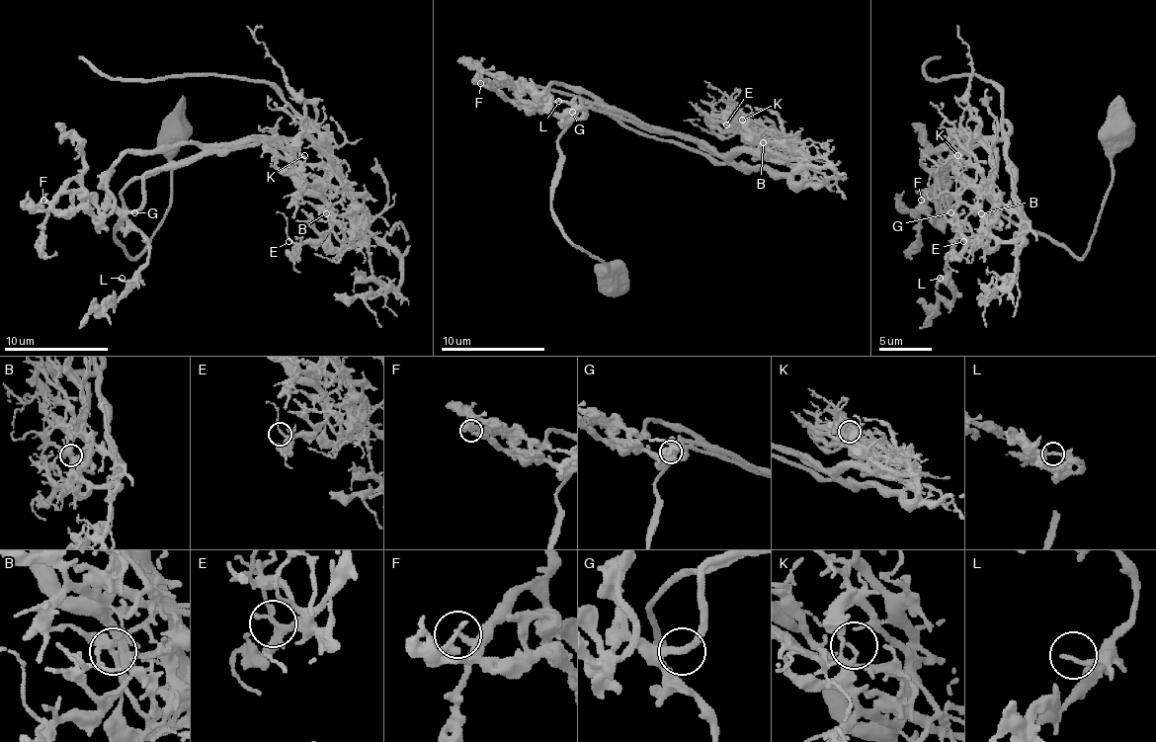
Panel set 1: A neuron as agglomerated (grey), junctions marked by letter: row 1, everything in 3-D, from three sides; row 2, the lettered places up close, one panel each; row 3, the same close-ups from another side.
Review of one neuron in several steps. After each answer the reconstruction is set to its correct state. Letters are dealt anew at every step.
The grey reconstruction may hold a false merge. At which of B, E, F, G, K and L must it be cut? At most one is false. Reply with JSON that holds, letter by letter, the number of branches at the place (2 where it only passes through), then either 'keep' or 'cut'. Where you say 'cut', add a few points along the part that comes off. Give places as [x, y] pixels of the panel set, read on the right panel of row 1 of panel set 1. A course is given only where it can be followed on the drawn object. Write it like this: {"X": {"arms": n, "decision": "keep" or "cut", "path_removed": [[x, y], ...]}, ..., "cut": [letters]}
{"B": {"arms": 2, "decision": "cut", "path_removed": [[981, 212], [987, 244], [1021, 230], [1002, 136], [987, 136], [943, 171], [955, 236], [952, 298], [919, 327]]}, "E": {"arms": 2, "decision": "keep"}, "F": {"arms": 2, "decision": "keep"}, "G": {"arms": 2, "decision": "keep"}, "K": {"arms": 2, "decision": "keep"}, "L": {"arms": 1, "decision": "keep"}, "cut": ["B"]}

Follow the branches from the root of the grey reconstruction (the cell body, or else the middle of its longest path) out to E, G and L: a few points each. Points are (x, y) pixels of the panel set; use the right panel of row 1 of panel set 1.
E: (1113, 134), (1113, 186), (1081, 257), (1016, 225), (945, 173), (984, 141), (994, 149), (994, 220), (963, 241)
G: (1113, 134), (1113, 186), (1091, 244), (1081, 257), (1016, 225), (984, 197), (943, 173), (940, 200), (950, 212)
L: (1113, 134), (1113, 186), (1081, 257), (1016, 225), (943, 173), (940, 200), (955, 220), (955, 238), (940, 278)

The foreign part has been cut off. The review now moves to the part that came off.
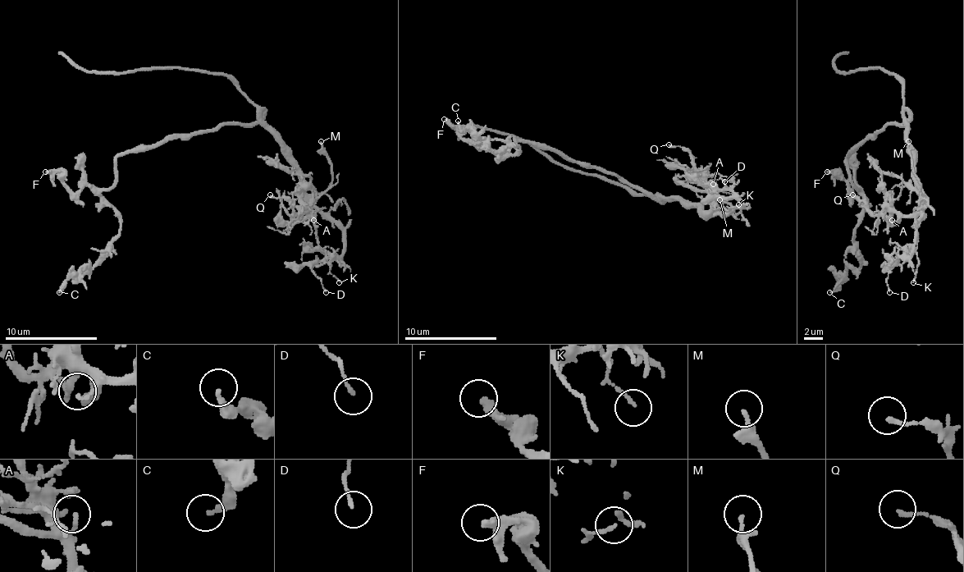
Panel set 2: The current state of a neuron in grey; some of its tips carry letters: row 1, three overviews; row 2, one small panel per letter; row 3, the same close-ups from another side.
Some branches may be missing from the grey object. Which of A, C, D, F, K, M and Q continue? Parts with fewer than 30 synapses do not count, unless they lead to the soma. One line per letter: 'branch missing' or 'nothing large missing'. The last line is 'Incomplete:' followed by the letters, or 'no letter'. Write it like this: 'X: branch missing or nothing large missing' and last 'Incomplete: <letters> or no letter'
A: nothing large missing
C: nothing large missing
D: nothing large missing
F: nothing large missing
K: nothing large missing
M: nothing large missing
Q: nothing large missing
Incomplete: no letter

